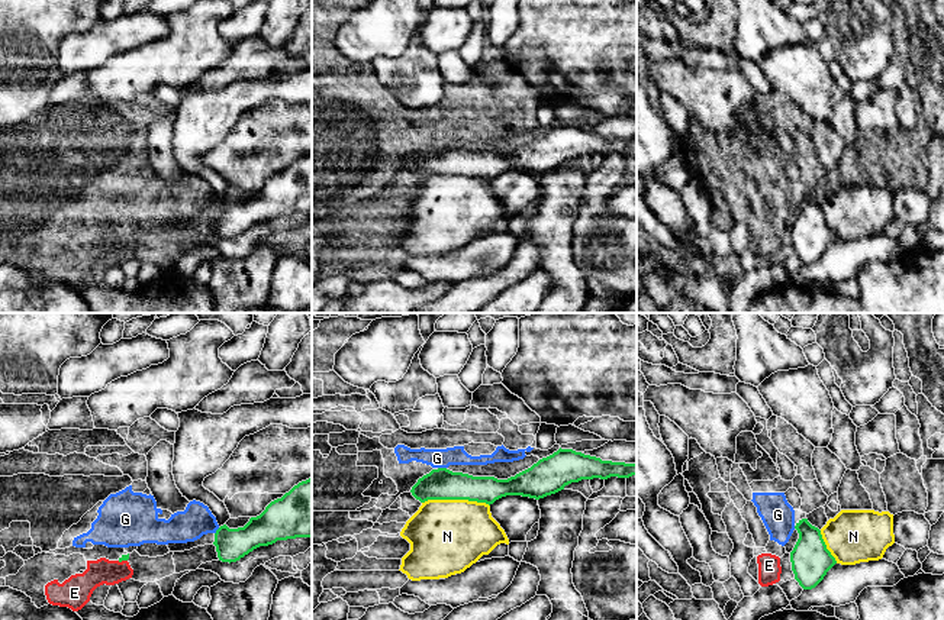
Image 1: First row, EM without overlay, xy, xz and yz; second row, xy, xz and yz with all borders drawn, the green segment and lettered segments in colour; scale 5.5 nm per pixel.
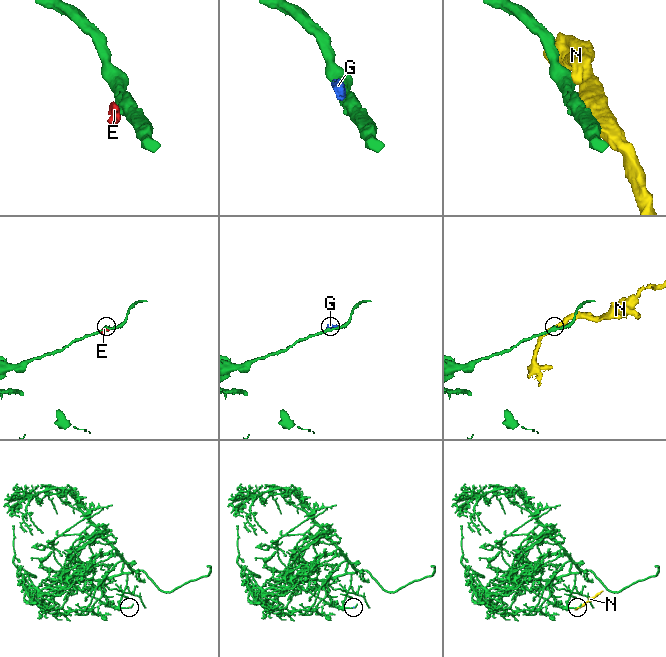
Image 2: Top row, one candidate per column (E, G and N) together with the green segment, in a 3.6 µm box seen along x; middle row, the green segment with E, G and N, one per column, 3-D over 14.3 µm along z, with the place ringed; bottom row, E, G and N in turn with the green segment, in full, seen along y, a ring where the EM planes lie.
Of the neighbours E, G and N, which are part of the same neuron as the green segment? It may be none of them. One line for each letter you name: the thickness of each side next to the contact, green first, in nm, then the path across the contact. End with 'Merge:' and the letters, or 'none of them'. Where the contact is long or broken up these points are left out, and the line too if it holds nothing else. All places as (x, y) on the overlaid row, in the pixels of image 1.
Merge: none of them

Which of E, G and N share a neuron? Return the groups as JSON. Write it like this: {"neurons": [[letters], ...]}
{"neurons": [["E", "G"], ["N"]]}

